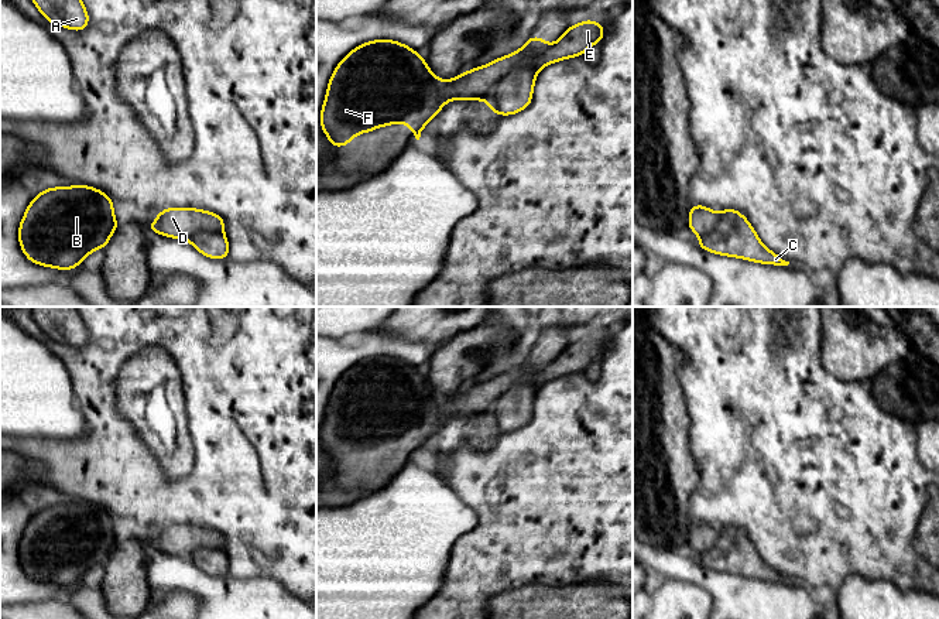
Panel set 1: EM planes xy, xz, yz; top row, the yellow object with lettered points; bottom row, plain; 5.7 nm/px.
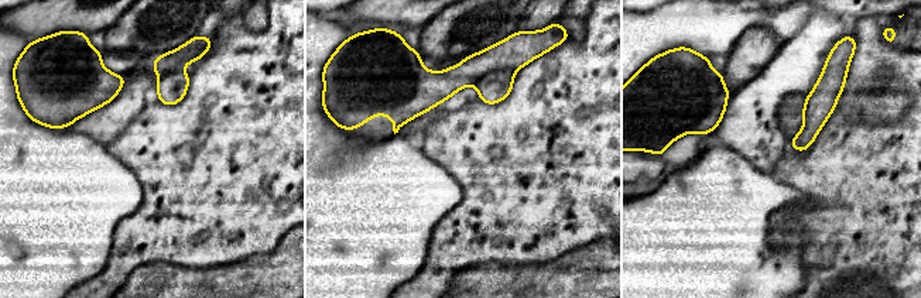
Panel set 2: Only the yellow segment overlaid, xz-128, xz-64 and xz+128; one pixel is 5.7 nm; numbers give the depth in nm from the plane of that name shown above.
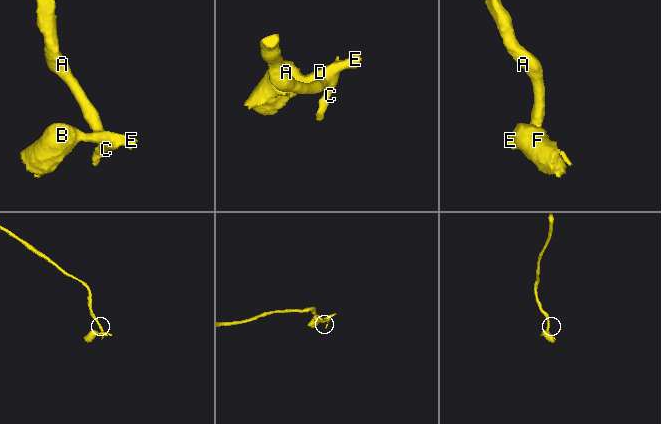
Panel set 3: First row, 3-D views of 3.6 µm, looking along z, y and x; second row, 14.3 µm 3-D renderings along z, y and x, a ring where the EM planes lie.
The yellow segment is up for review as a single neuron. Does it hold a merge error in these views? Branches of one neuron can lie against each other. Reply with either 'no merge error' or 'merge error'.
merge error

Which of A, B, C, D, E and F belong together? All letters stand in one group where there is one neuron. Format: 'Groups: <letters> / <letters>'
Groups: A C / B D E F

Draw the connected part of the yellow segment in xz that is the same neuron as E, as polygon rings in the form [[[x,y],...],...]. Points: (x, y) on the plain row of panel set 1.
[[[585,336],[569,345],[541,370],[531,370],[524,363],[491,380],[473,384],[459,393],[438,396],[418,367],[393,356],[369,358],[350,367],[335,384],[321,428],[321,442],[332,464],[347,464],[360,449],[393,440],[409,442],[417,456],[425,441],[433,435],[449,417],[489,417],[494,401],[515,384],[541,384],[566,375],[583,372],[592,362],[600,360],[604,342]]]

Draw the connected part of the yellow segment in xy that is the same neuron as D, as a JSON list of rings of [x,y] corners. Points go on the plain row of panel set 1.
[[[168,524],[158,527],[157,536],[147,541],[147,546],[167,554],[189,558],[192,553],[201,547],[223,550],[225,537],[220,531],[202,526]]]

